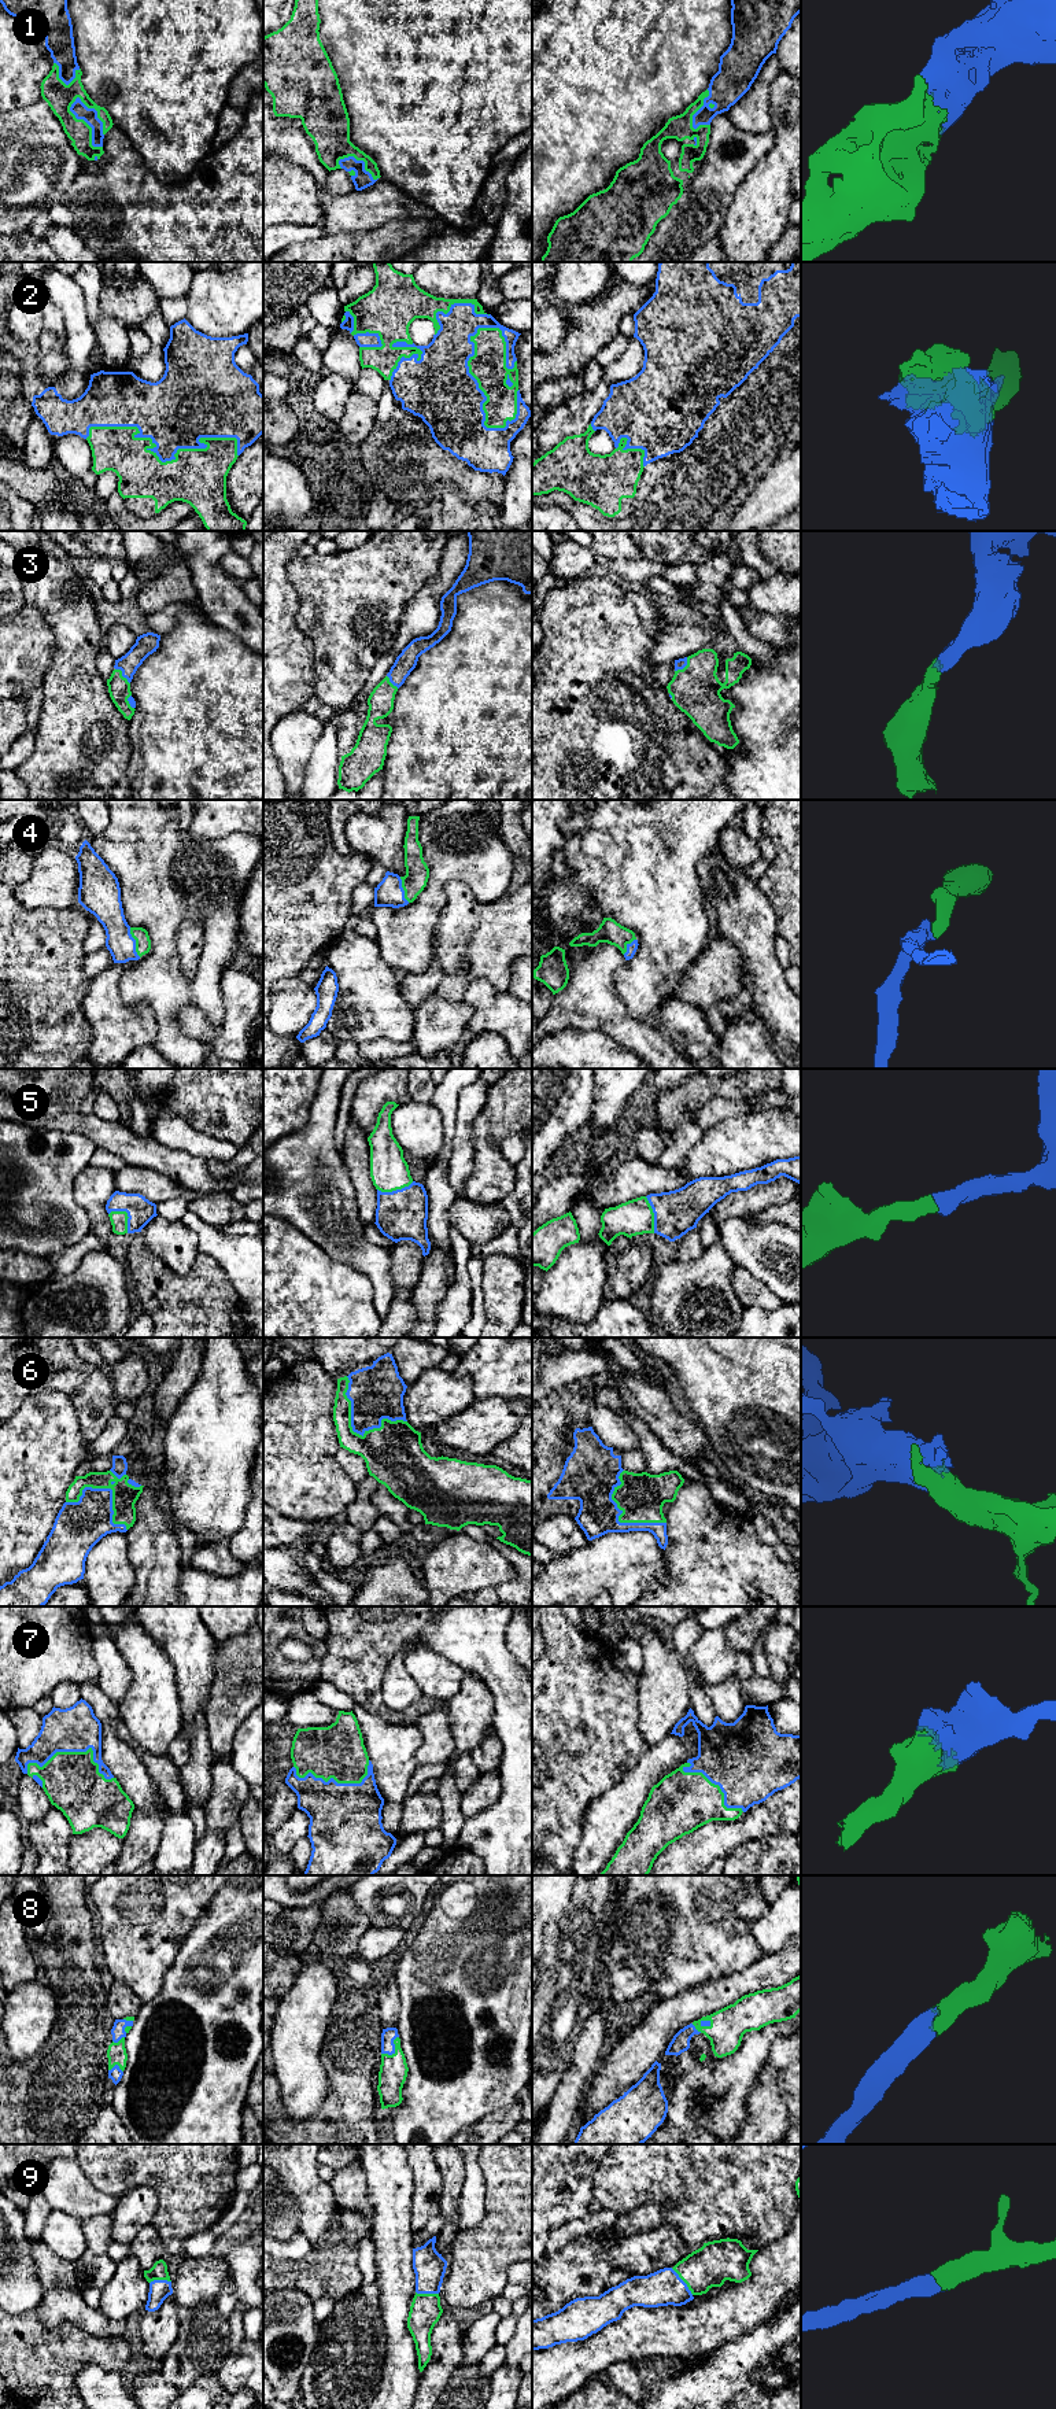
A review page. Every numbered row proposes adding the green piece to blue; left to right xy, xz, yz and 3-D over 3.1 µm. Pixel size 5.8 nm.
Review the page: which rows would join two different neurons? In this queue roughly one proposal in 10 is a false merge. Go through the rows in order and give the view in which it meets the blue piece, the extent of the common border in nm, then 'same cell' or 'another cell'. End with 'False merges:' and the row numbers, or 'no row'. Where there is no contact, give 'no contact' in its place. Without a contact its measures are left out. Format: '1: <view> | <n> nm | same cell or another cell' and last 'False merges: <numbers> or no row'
1: xy | 340 nm | same cell
2: xy | 900 nm | same cell
3: xy | 130 nm | same cell
4: xy | 190 nm | same cell
5: xy | 170 nm | same cell
6: xz | 440 nm | same cell
7: xy | 500 nm | same cell
8: xz | 150 nm | same cell
9: yz | 200 nm | same cell
False merges: no row

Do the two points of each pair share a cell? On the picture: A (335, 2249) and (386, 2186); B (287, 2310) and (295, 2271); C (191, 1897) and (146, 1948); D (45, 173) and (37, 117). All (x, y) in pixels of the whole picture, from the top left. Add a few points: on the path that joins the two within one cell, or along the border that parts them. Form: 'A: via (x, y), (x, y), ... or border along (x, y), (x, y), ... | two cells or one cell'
A: border along (372, 2228), (368, 2235) | two cells
B: border along (277, 2287), (299, 2288), (313, 2299) | two cells
C: via (178, 1910), (152, 1936) | one cell
D: via (45, 159), (37, 151), (37, 131) | one cell

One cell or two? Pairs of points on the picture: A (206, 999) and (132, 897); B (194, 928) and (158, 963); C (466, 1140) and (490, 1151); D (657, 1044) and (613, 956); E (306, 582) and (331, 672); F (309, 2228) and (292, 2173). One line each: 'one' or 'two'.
A: one
B: two
C: two
D: one
E: one
F: one

